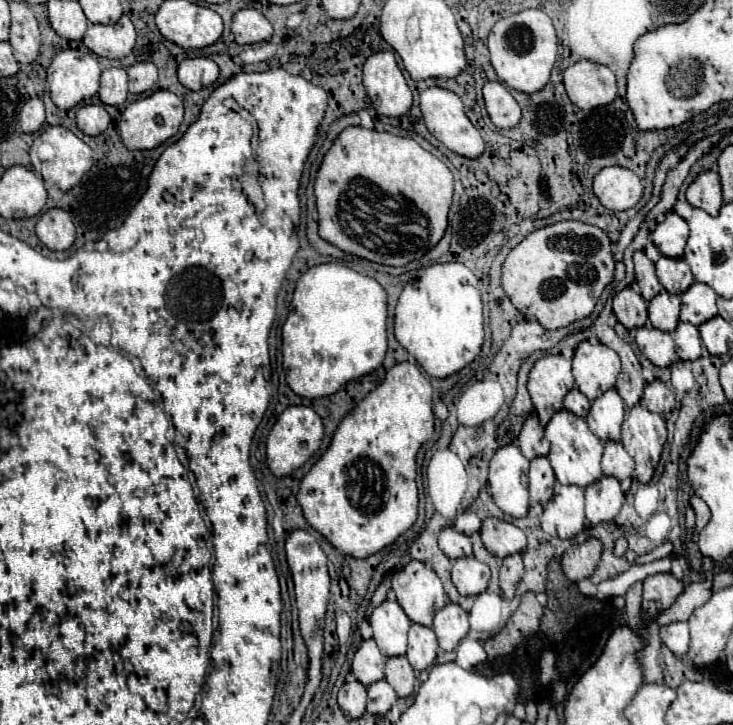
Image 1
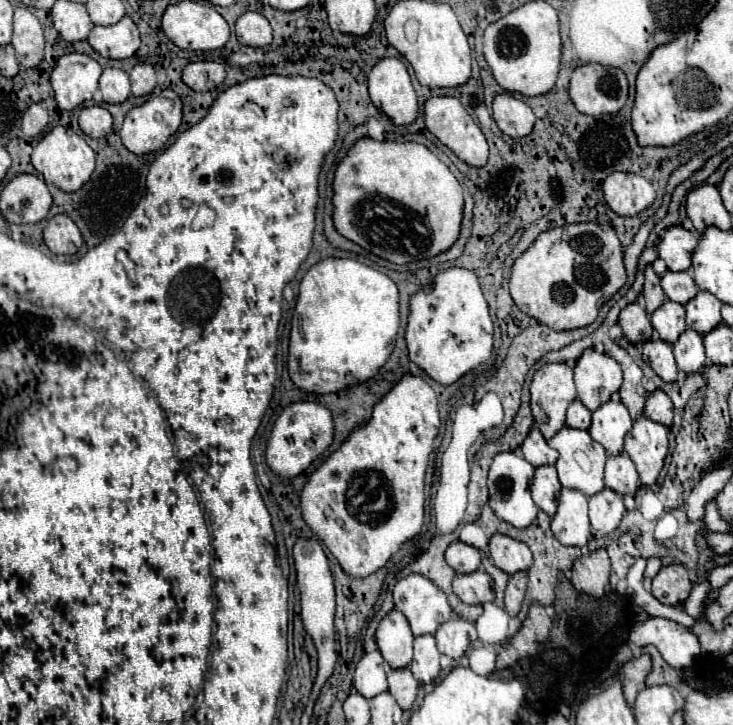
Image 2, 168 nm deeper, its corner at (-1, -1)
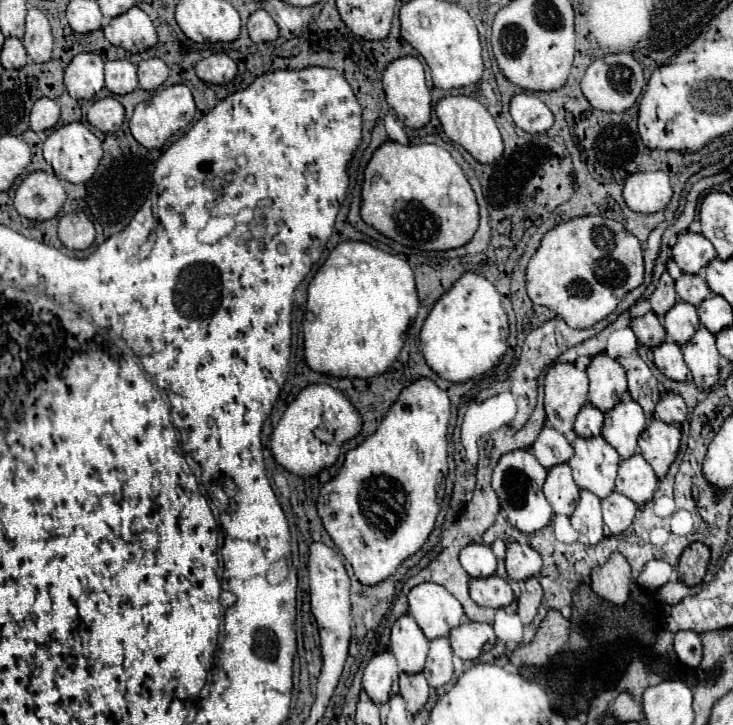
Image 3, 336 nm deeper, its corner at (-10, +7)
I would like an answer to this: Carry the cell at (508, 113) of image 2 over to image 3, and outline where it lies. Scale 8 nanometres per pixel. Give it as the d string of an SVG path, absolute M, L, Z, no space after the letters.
M518 94L510 102L510 114L518 128L524 128L528 134L540 134L552 128L554 116L550 108L536 98L534 94Z

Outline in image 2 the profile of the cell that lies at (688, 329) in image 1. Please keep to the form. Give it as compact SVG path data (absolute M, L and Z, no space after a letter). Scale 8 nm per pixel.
M685 330L679 340L673 344L675 360L679 370L691 374L705 366L705 348L703 348L703 336L695 330Z

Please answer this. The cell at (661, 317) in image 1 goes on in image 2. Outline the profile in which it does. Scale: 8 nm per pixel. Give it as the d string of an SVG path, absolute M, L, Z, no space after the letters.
M667 298L663 302L663 306L659 306L651 314L651 324L657 330L661 340L673 344L679 338L679 334L685 330L685 308L683 308L683 304Z

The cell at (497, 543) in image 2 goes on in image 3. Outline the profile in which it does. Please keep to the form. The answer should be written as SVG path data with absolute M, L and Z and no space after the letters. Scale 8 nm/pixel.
M512 542L506 546L506 570L512 580L526 582L542 570L542 558L530 546Z

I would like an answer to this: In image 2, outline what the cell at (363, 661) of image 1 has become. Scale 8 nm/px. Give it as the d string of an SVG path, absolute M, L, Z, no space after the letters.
M379 650L363 654L363 658L359 660L359 664L355 668L353 686L365 698L373 698L375 694L381 694L381 692L387 690L387 680L385 680L385 670L383 670L383 656L381 656Z

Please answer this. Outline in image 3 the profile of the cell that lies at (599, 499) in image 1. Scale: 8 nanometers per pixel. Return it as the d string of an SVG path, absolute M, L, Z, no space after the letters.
M612 492L608 498L602 500L604 524L608 526L610 534L614 534L614 536L622 534L624 530L630 528L636 512L638 512L638 506L620 492Z

